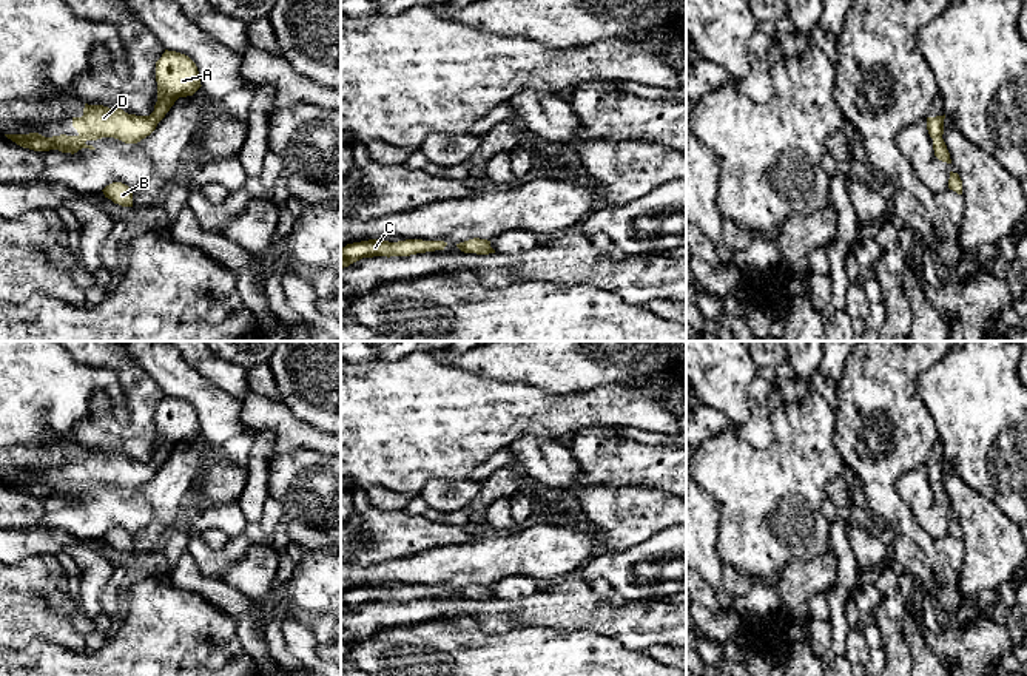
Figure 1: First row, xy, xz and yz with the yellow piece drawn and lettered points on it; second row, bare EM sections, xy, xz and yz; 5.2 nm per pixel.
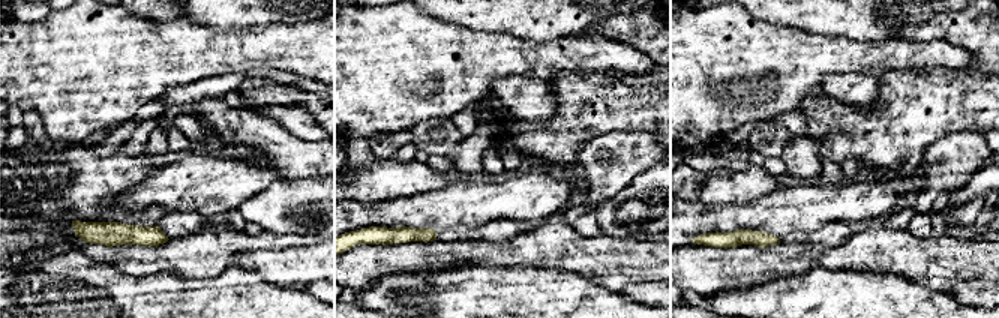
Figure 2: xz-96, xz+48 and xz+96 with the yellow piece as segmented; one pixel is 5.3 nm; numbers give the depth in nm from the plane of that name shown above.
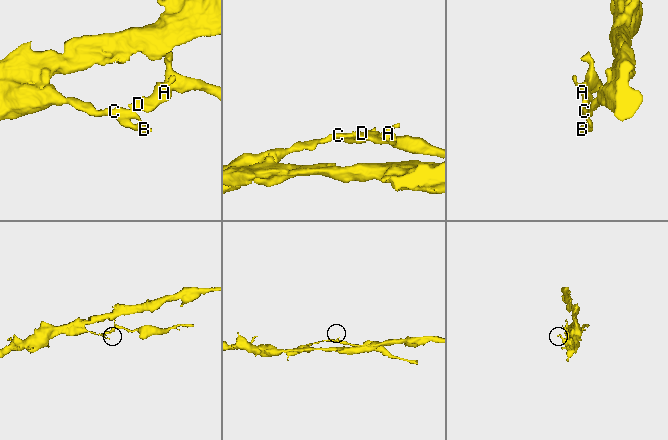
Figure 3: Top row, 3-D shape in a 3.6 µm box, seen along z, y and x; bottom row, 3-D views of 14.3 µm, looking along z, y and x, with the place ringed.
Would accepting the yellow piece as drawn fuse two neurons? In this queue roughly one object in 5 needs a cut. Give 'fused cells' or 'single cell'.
single cell

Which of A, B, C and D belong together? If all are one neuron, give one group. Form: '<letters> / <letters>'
A B C D

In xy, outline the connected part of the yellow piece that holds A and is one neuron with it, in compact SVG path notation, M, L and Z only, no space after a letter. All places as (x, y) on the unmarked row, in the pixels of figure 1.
M168 397L156 407L157 448L150 461L128 460L120 454L85 449L83 461L72 463L77 482L45 483L39 478L5 480L23 494L34 497L59 495L77 499L96 495L86 486L114 483L125 489L137 489L150 482L179 443L193 441L202 431L196 409L185 400Z

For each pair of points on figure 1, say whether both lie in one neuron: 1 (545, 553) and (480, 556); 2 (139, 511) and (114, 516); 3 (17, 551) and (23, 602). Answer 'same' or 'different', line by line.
1: same
2: same
3: different

